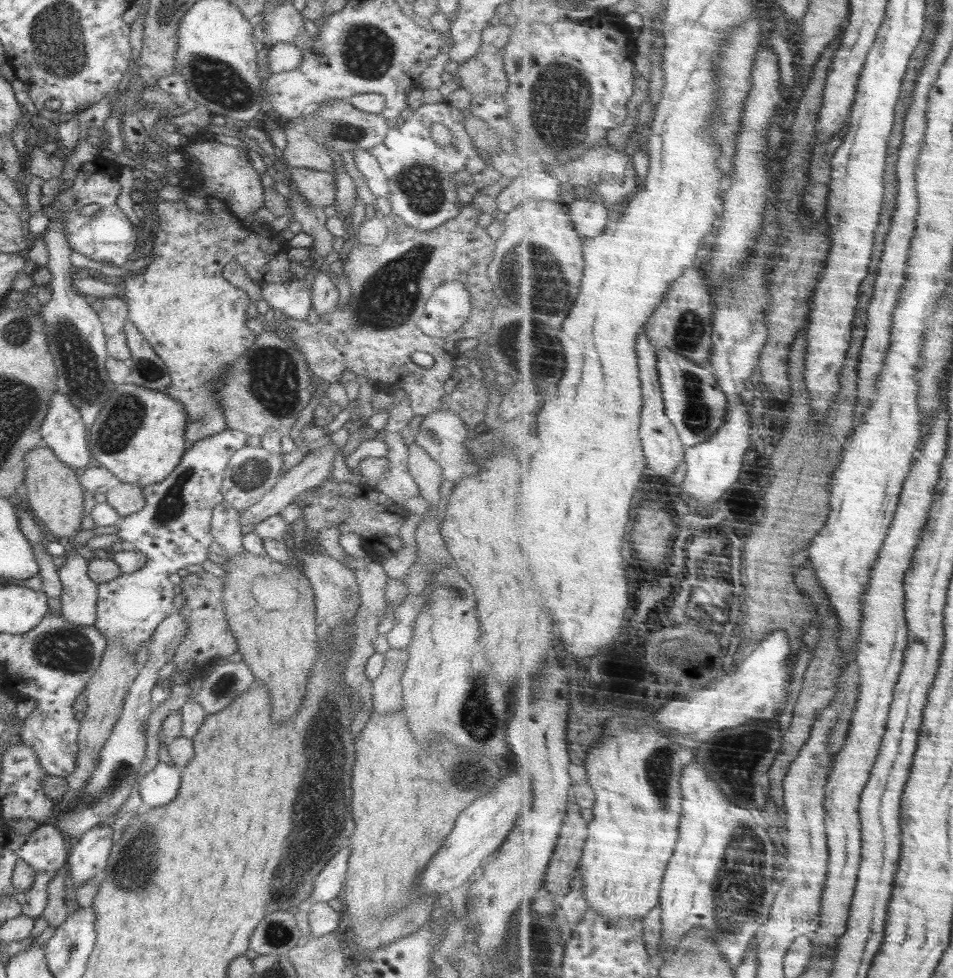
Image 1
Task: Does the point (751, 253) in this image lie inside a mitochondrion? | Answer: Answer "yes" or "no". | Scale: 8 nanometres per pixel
no

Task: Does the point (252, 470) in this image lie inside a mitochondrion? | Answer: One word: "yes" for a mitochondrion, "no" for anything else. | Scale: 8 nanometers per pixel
yes

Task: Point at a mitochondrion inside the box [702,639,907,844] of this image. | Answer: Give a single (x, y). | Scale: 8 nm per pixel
(735, 758)

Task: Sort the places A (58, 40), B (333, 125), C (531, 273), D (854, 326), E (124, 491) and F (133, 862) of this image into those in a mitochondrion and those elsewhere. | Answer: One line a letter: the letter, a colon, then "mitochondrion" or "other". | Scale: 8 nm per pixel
A: mitochondrion
B: mitochondrion
C: mitochondrion
D: other
E: other
F: mitochondrion

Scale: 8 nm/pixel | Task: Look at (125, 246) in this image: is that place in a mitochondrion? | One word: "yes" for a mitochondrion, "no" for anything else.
no

